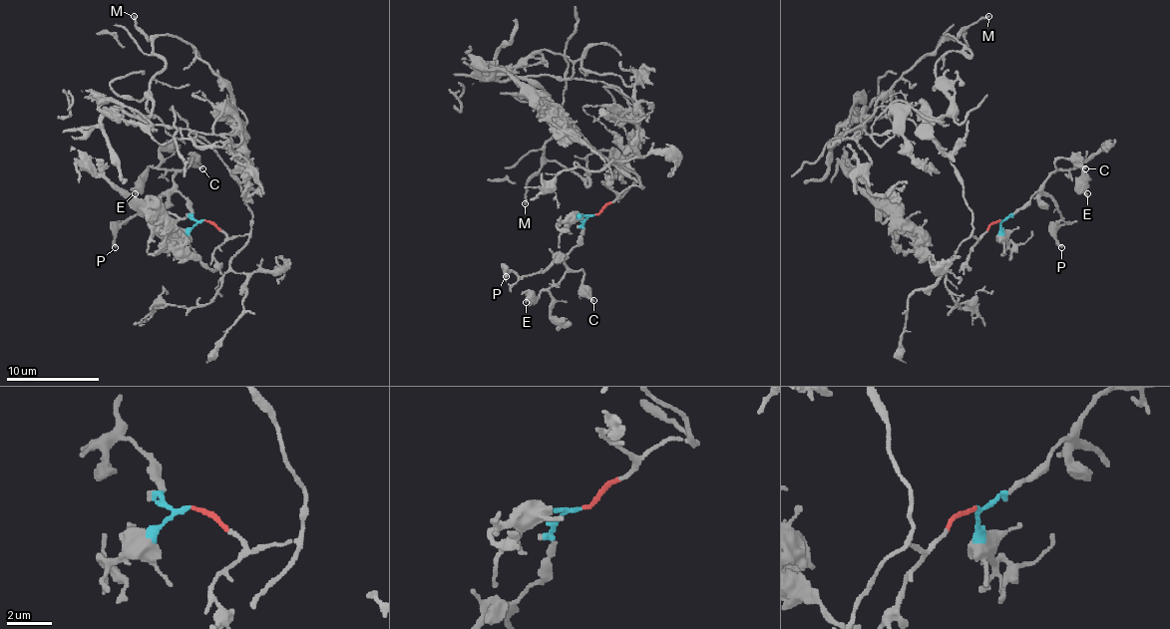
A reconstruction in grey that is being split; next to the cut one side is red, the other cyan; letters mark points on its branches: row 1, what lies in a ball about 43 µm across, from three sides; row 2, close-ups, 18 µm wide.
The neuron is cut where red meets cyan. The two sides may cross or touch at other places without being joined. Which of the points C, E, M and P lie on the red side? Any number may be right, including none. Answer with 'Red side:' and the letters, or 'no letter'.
Red side: M

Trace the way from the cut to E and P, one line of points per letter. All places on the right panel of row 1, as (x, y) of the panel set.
E: (1000, 220), (1026, 203), (1042, 182), (1058, 171), (1077, 166), (1082, 171), (1082, 185), (1086, 194)
P: (1000, 220), (1023, 206), (1037, 192), (1044, 192), (1061, 215), (1056, 234), (1061, 248)

